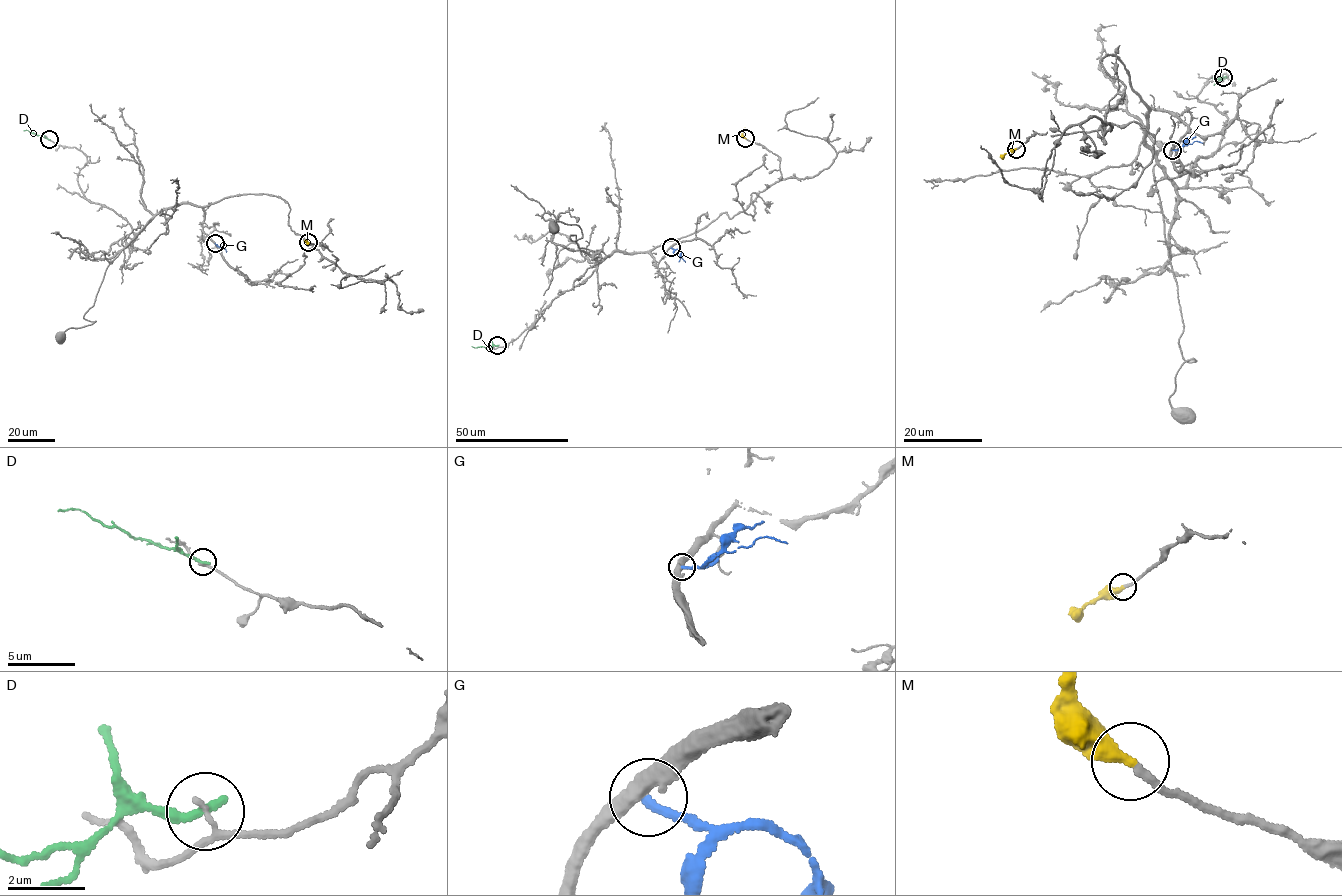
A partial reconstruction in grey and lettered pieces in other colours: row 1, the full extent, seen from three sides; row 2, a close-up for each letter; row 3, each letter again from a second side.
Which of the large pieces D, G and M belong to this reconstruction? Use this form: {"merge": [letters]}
{"merge": ["M"]}

